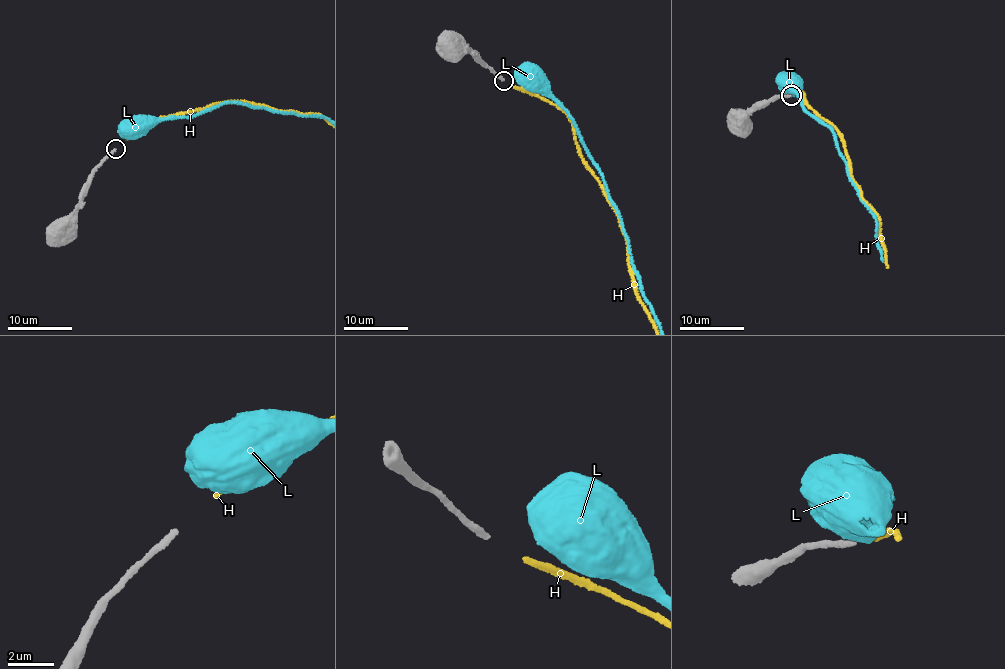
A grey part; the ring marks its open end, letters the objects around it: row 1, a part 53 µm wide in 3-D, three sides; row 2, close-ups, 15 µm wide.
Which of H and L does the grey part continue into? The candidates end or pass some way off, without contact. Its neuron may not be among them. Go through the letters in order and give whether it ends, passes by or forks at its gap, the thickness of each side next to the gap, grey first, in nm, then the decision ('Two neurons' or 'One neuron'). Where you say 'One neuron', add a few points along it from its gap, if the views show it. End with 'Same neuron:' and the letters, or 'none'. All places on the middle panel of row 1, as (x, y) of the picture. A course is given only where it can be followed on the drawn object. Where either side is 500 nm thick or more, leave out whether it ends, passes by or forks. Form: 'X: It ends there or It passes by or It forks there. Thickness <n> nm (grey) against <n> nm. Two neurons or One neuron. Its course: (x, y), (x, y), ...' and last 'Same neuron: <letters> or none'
H: It ends there. Thickness 280 nm (grey) against 240 nm. One neuron
L: Thickness 280 nm (grey) against 750 nm. Two neurons
Same neuron: H

